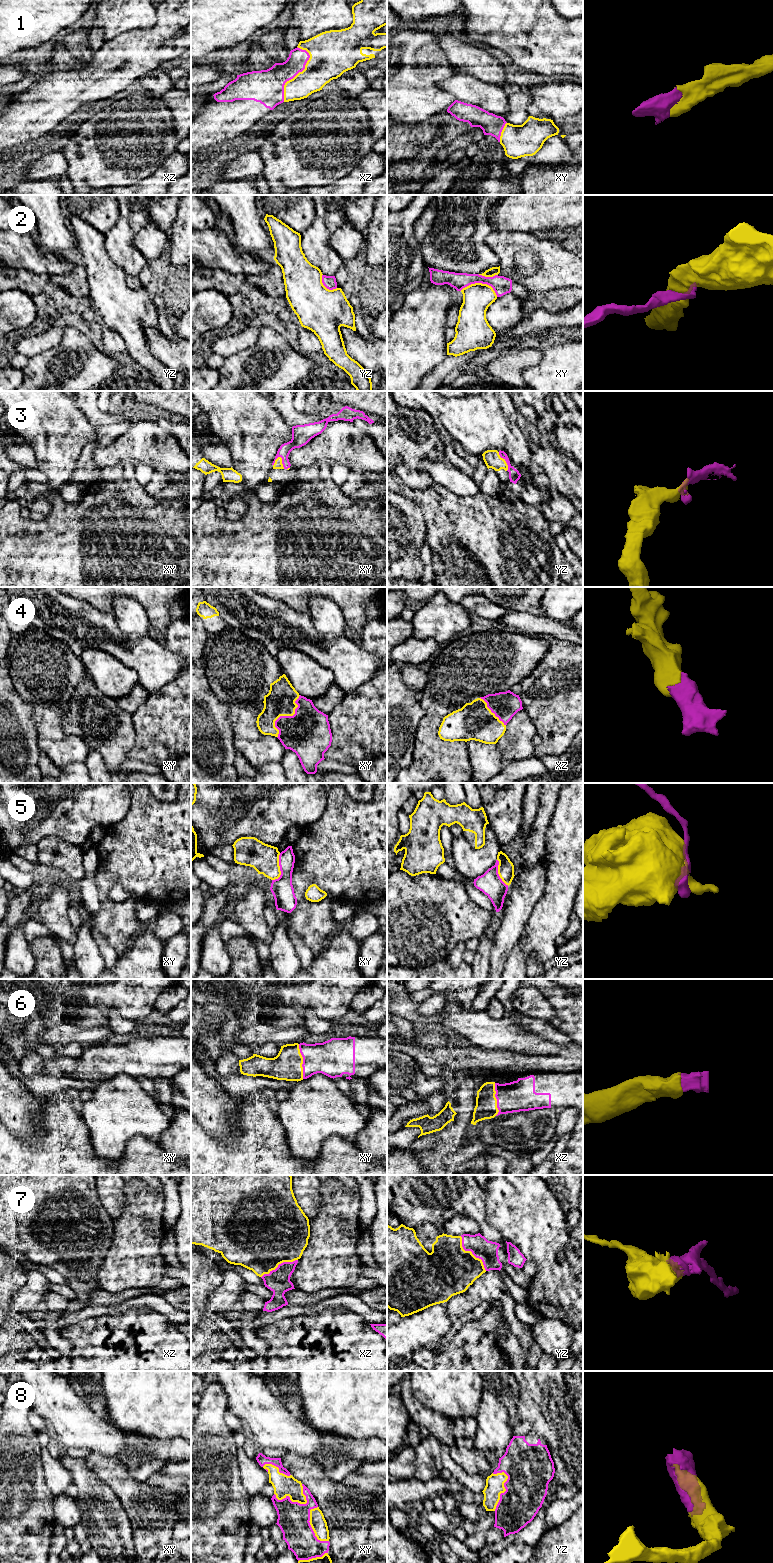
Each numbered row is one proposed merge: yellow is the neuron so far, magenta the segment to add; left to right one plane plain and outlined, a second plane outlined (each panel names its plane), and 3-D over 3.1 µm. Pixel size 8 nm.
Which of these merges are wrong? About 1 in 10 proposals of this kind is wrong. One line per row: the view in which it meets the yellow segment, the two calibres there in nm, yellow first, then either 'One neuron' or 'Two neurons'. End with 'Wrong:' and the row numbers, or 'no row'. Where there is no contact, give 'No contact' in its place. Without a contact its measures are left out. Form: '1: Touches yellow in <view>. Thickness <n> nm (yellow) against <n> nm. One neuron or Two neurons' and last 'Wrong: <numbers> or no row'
1: Touches yellow in xz. Thickness 300 nm (yellow) against 220 nm. One neuron
2: Touches yellow in xy. Thickness 220 nm (yellow) against 150 nm. Two neurons
3: Touches yellow in xy. Thickness 70 nm (yellow) against 130 nm. One neuron
4: Touches yellow in xy. Thickness 240 nm (yellow) against 360 nm. One neuron
5: Touches yellow in xy. Thickness 240 nm (yellow) against 180 nm. Two neurons
6: Touches yellow in xy. Thickness 240 nm (yellow) against 300 nm. One neuron
7: Touches yellow in yz. Thickness 400 nm (yellow) against 170 nm. One neuron
8: Touches yellow in xy. Thickness 170 nm (yellow) against 260 nm. One neuron
Wrong: 2, 5

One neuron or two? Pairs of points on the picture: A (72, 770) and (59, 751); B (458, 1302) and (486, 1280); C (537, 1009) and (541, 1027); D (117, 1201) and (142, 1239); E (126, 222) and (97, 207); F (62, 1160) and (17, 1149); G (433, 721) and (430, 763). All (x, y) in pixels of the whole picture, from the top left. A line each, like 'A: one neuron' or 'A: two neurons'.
A: two neurons
B: one neuron
C: two neurons
D: two neurons
E: two neurons
F: one neuron
G: one neuron

